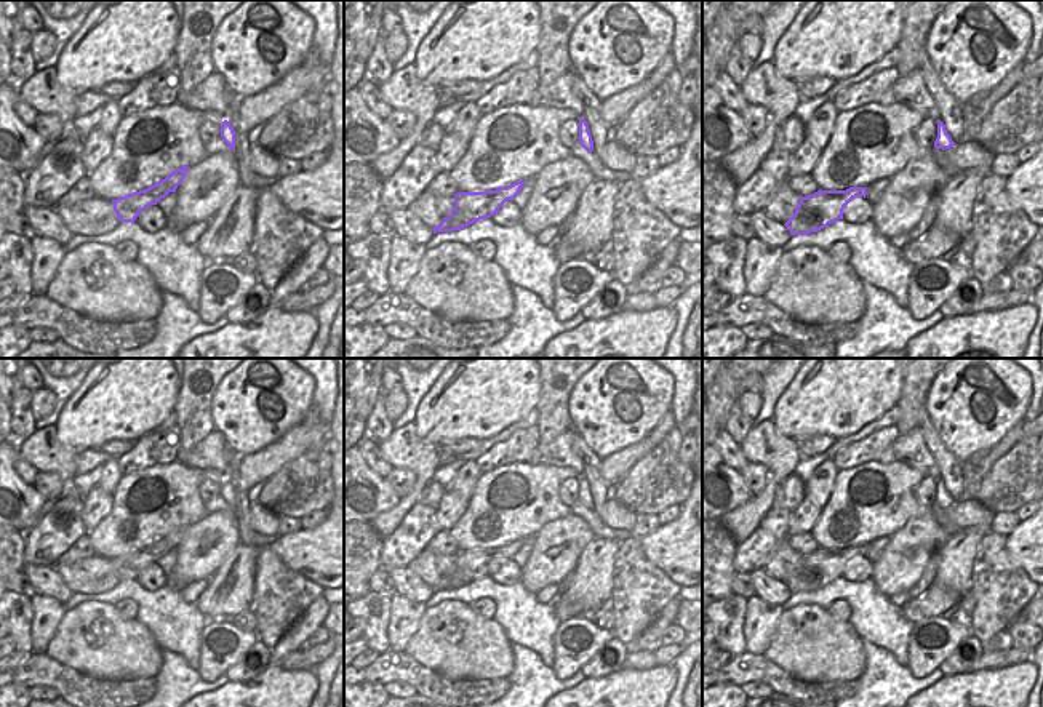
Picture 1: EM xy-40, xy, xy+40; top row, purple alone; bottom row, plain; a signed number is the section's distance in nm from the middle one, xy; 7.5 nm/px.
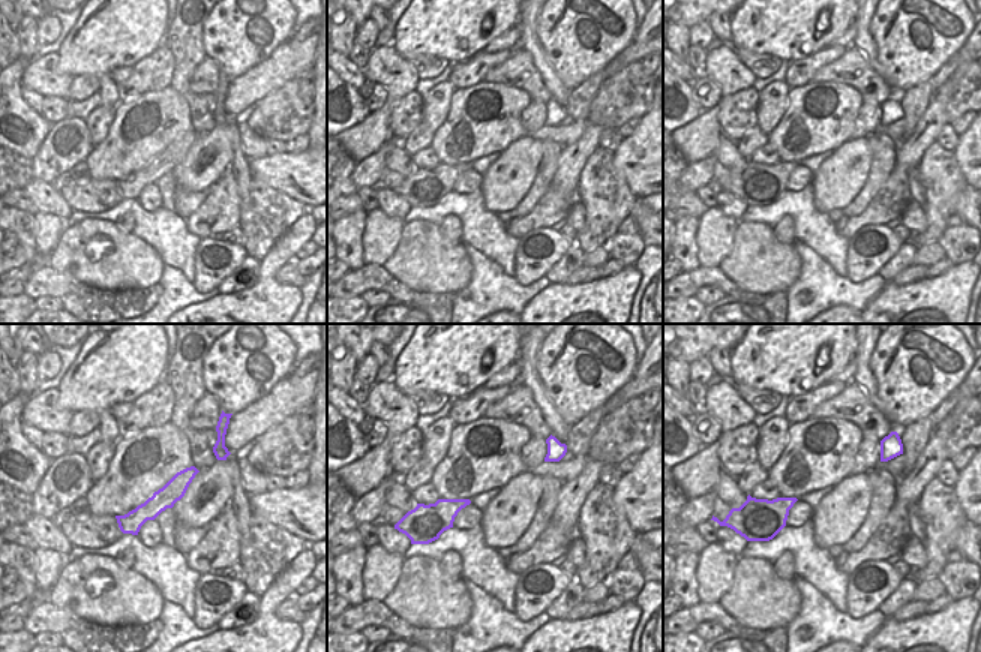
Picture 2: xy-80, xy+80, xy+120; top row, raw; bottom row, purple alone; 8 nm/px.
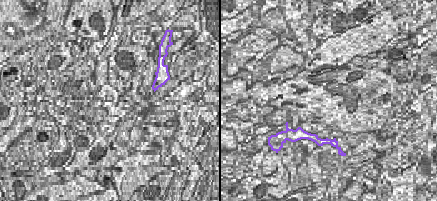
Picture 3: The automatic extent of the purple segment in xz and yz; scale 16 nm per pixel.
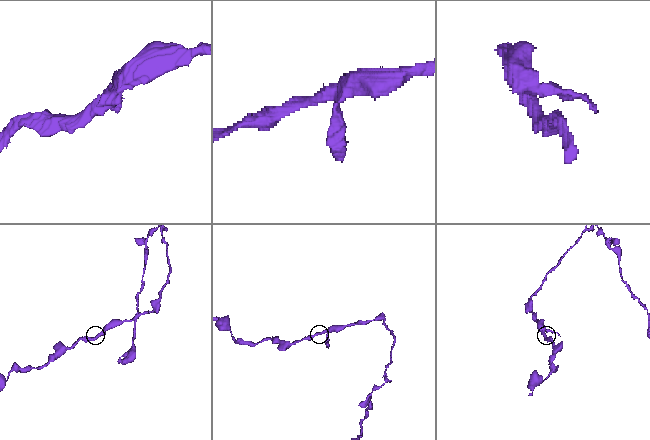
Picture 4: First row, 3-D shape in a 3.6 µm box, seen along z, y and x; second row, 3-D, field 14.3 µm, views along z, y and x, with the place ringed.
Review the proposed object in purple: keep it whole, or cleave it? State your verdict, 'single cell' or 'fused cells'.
single cell

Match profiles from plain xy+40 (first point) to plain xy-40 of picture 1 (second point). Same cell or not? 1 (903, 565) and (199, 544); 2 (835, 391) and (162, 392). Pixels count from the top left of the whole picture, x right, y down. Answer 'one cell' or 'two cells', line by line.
1: one cell
2: one cell

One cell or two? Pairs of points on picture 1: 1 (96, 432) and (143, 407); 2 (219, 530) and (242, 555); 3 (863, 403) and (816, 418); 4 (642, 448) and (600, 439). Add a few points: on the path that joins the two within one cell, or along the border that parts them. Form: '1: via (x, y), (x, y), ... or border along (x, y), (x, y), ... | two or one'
1: via (107, 421), (122, 407), (131, 407) | one
2: border along (239, 541), (237, 547), (211, 576) | two
3: via (851, 403), (831, 403), (827, 407) | one
4: border along (645, 437), (602, 459) | two

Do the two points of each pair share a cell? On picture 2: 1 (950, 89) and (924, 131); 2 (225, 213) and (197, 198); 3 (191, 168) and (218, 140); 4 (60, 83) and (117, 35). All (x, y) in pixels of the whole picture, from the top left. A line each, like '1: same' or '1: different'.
1: same
2: different
3: same
4: different

